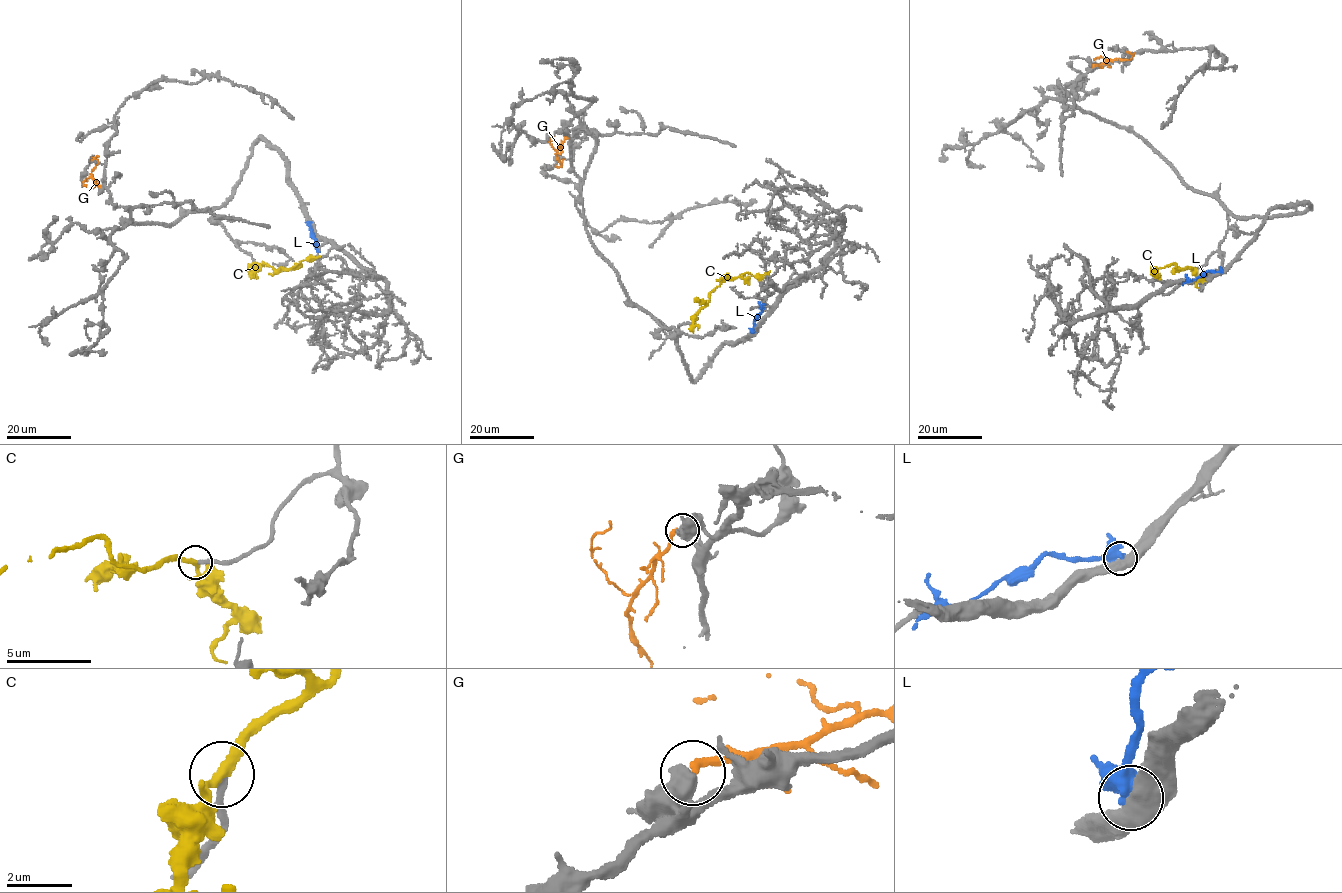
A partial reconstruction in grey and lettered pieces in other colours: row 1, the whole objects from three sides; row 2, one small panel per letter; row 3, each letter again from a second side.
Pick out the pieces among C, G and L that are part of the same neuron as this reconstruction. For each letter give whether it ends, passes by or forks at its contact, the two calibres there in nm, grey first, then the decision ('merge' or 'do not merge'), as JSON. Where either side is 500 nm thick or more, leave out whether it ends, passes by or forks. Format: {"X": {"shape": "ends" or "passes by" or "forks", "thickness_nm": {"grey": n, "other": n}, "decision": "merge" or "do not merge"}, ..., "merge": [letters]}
{"C": {"shape": "passes by", "thickness_nm": {"grey": 200, "other": 260}, "decision": "merge"}, "G": {"thickness_nm": {"grey": 700, "other": 200}, "decision": "do not merge"}, "L": {"thickness_nm": {"grey": 550, "other": 440}, "decision": "do not merge"}, "merge": ["C"]}

